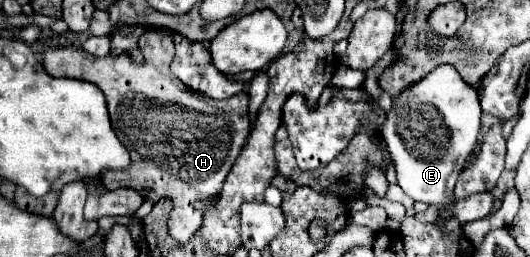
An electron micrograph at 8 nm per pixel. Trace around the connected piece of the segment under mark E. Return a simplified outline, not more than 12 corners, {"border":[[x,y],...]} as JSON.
{"border":[[441,65],[381,137],[399,187],[451,217],[481,131],[475,87]]}

